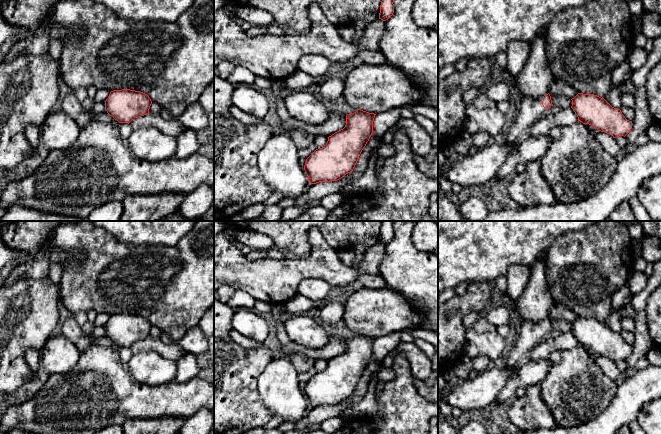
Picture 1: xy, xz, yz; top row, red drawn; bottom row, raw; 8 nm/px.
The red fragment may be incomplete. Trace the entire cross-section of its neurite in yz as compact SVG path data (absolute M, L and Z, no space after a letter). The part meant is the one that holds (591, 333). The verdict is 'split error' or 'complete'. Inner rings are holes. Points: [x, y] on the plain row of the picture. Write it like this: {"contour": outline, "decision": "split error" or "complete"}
{"contour": "M578 317L571 324L571 332L583 348L589 348L614 362L625 361L632 353L632 345L627 344L620 333L612 331L604 322Z", "decision": "complete"}

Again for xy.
{"contour": "M113 314L105 325L105 335L119 347L129 348L135 342L148 338L151 328L151 323L143 316Z", "decision": "complete"}

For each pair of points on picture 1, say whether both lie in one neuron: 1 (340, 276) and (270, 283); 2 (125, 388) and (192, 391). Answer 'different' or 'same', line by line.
1: same
2: same

